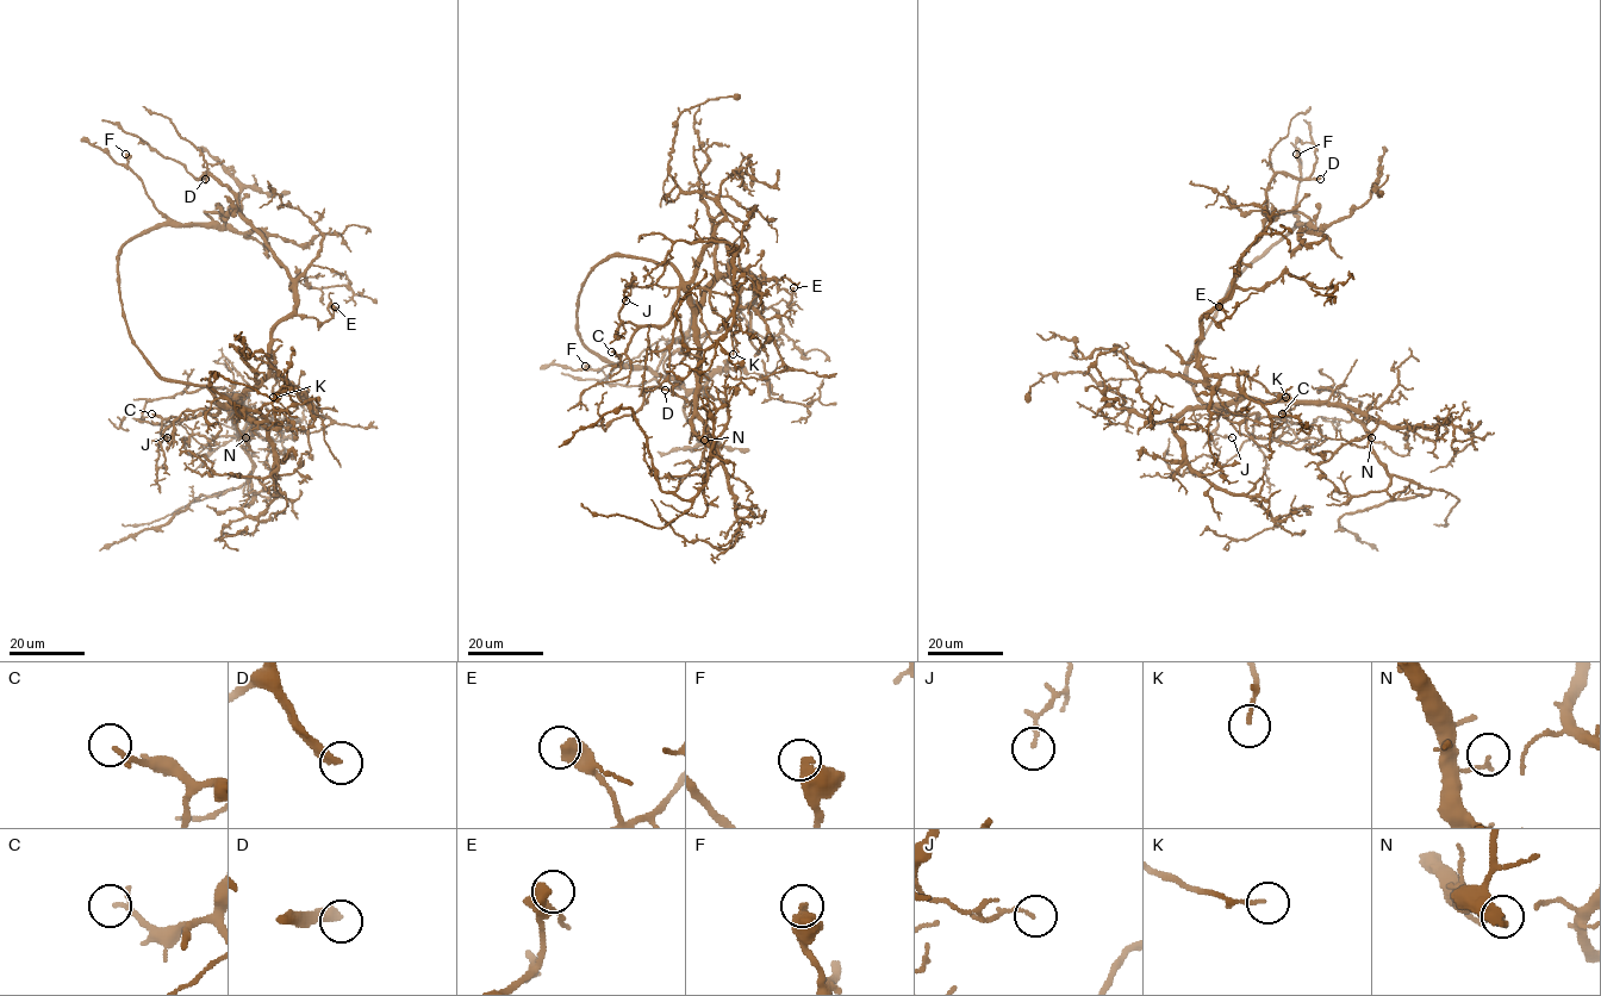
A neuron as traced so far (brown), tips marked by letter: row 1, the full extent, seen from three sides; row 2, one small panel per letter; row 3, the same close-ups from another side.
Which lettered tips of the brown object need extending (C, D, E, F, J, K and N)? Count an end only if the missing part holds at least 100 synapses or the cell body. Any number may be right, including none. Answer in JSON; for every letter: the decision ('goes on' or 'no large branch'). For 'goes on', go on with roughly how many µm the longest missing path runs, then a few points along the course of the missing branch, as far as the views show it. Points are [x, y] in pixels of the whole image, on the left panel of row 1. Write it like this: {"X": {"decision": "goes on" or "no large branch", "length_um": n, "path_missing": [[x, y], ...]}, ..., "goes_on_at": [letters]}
{"C": {"decision": "no large branch"}, "D": {"decision": "goes on", "length_um": 35, "path_missing": [[205, 179], [215, 178], [223, 185], [222, 205], [228, 234], [235, 238], [248, 237]]}, "E": {"decision": "no large branch"}, "F": {"decision": "no large branch"}, "J": {"decision": "no large branch"}, "K": {"decision": "no large branch"}, "N": {"decision": "no large branch"}, "goes_on_at": ["D"]}

